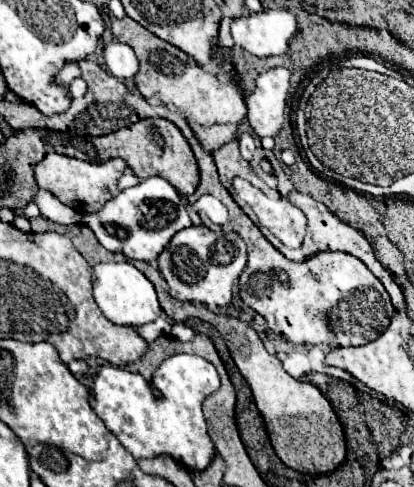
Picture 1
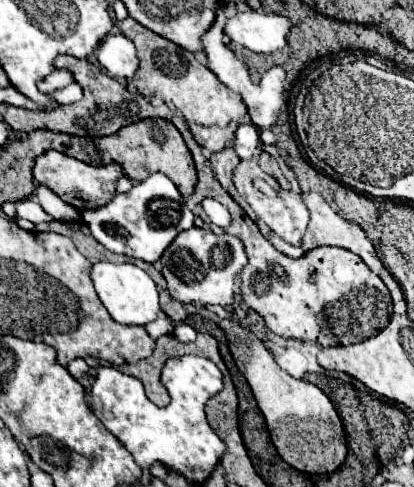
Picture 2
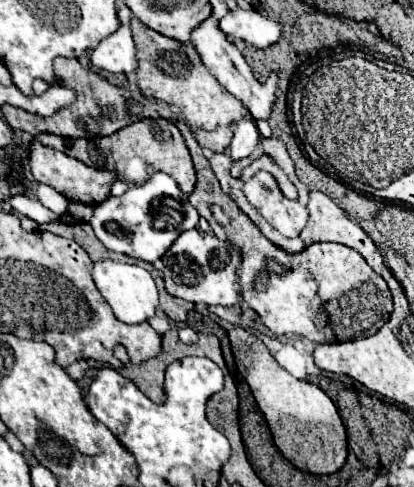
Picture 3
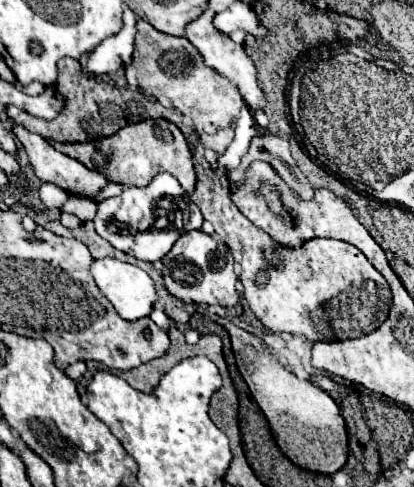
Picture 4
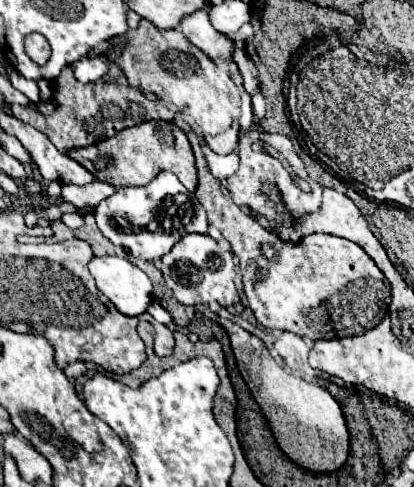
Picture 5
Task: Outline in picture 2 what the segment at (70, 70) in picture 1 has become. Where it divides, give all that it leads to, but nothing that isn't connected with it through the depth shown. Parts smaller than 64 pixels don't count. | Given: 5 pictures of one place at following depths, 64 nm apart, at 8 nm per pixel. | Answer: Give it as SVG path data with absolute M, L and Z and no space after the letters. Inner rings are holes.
M54 70L46 80L42 80L38 84L38 88L42 92L54 92L54 90L60 90L64 86L68 86L72 82L72 72L68 70Z

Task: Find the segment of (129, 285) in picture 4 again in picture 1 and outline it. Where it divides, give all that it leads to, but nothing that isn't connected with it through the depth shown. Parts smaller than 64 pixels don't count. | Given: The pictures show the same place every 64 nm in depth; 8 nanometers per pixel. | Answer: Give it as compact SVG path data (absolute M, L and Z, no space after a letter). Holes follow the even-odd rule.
M110 262L110 264L96 264L92 268L92 284L94 284L94 300L102 314L112 322L112 324L126 324L126 326L142 326L148 322L154 322L160 314L162 308L156 298L156 290L152 282L130 262Z

